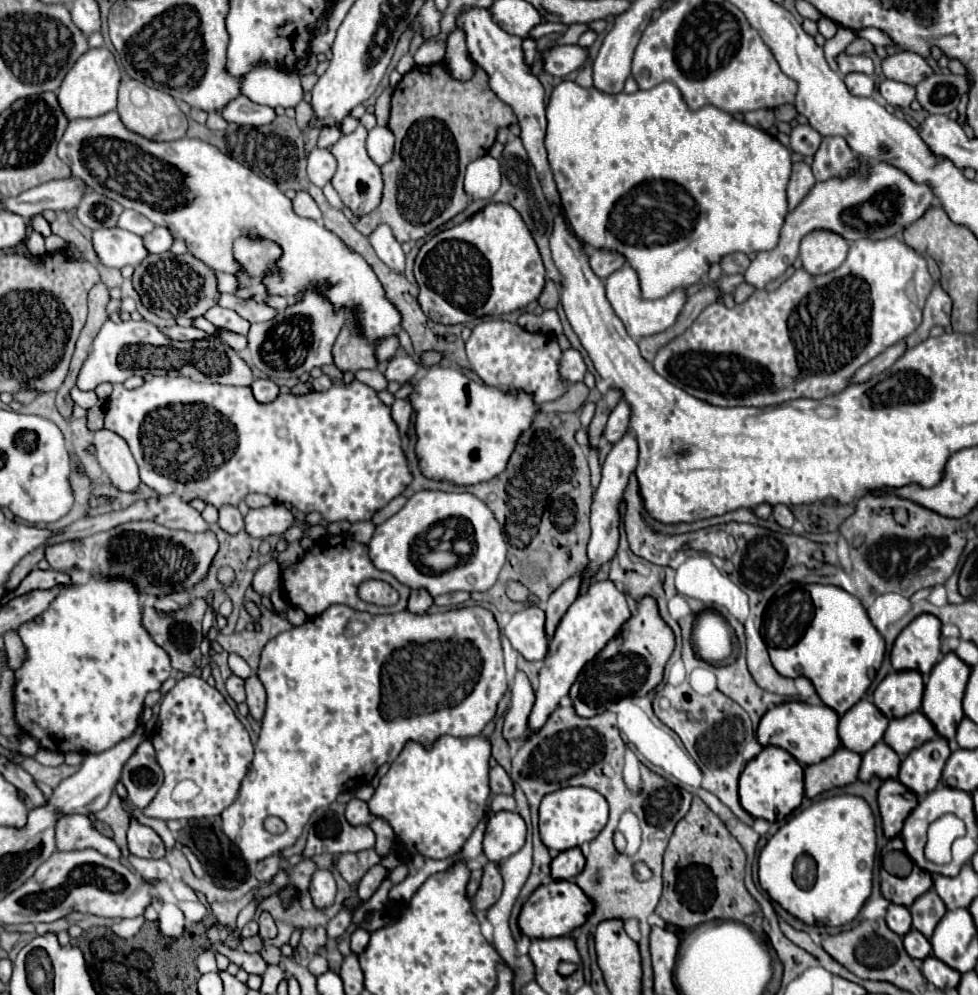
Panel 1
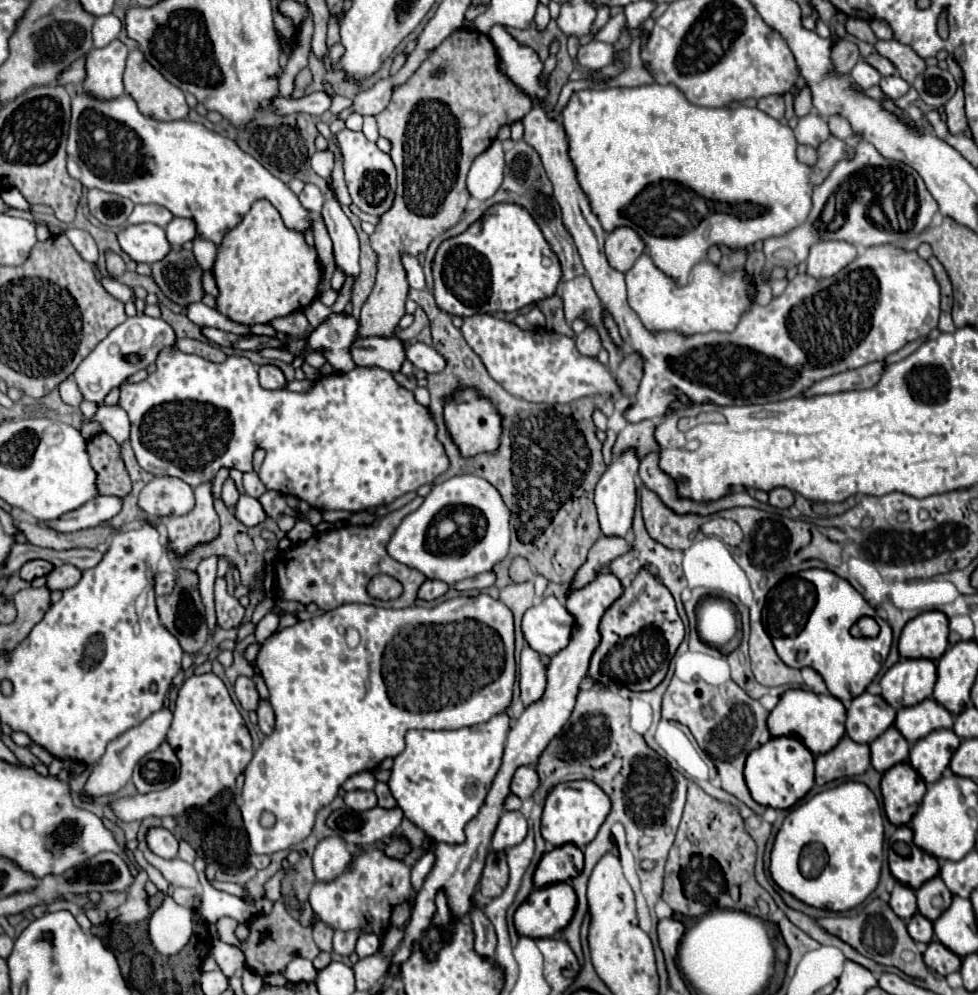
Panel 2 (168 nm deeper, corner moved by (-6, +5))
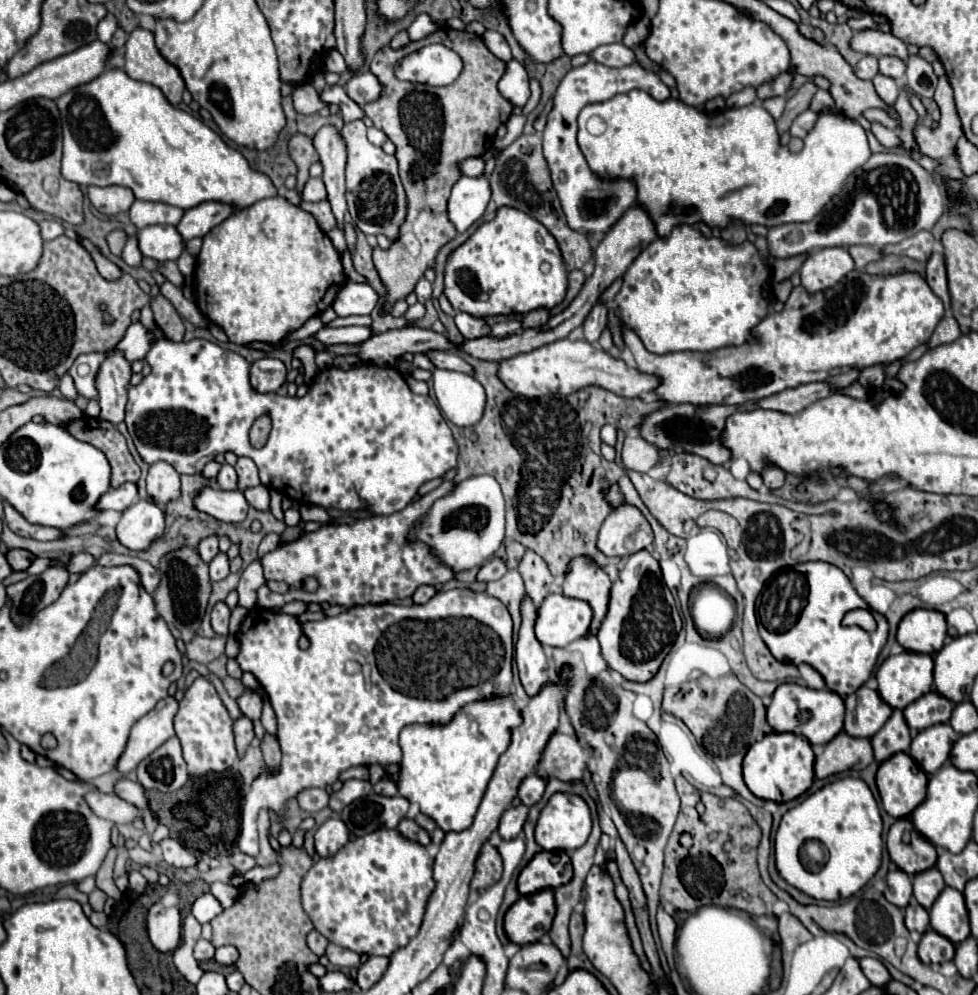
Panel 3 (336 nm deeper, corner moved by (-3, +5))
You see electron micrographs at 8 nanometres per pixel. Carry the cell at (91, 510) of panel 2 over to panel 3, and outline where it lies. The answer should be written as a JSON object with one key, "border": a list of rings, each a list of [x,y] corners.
{"border":[[[126,482],[126,484],[122,484],[120,488],[106,492],[106,494],[98,500],[96,510],[98,510],[100,514],[102,514],[102,512],[106,512],[106,510],[116,510],[116,512],[122,512],[122,510],[126,510],[128,506],[132,506],[134,502],[138,502],[136,484]]]}

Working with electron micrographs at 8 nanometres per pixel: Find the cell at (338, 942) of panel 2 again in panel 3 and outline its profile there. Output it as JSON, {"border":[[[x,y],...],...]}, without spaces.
{"border":[[[332,942],[326,948],[326,956],[328,956],[330,964],[336,968],[352,968],[352,966],[358,968],[360,966],[360,956],[356,952],[342,948],[338,944],[332,944]]]}

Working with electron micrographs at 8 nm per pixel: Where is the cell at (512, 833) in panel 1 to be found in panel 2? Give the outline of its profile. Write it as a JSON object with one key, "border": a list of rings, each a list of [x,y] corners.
{"border":[[[503,812],[497,830],[493,834],[493,850],[501,852],[519,842],[527,836],[527,820],[521,812]]]}

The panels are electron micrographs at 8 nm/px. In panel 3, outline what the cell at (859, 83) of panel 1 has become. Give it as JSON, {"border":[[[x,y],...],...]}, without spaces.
{"border":[[[864,56],[856,66],[854,74],[862,80],[872,80],[878,74],[878,60],[874,56]]]}

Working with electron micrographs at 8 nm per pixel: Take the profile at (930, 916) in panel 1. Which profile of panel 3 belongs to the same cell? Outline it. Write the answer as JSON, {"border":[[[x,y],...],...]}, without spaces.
{"border":[[[930,868],[926,872],[920,872],[912,878],[912,886],[914,886],[914,898],[918,904],[922,904],[926,910],[930,910],[930,906],[934,904],[934,900],[940,896],[940,892],[946,888],[942,874],[938,872],[938,868]]]}

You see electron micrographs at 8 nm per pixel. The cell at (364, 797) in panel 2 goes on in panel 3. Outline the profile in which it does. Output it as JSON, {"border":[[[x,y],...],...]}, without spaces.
{"border":[[[348,780],[348,782],[344,782],[344,786],[338,792],[332,792],[330,794],[328,806],[332,810],[340,812],[344,806],[352,804],[358,798],[368,796],[370,792],[372,792],[372,784],[370,782],[366,782],[366,780]]]}

